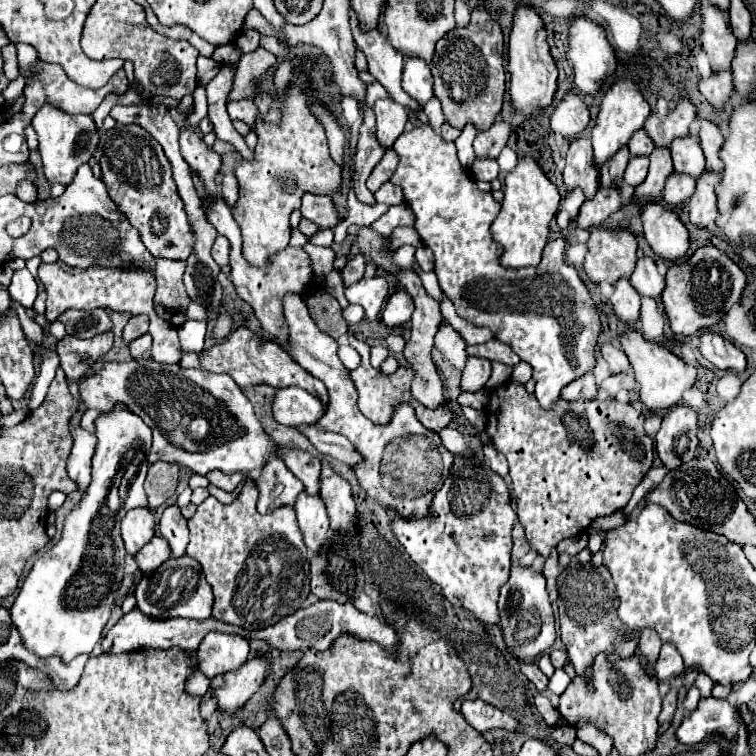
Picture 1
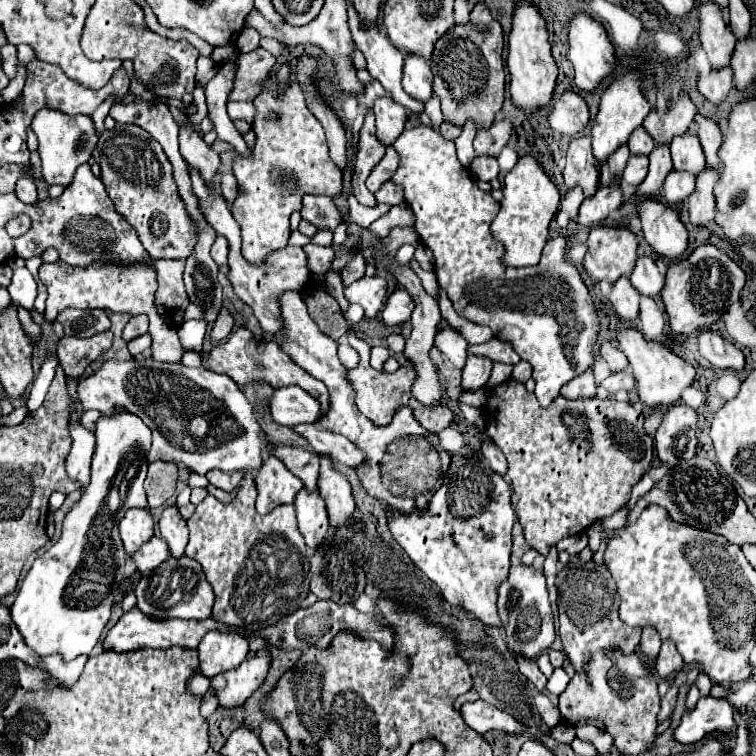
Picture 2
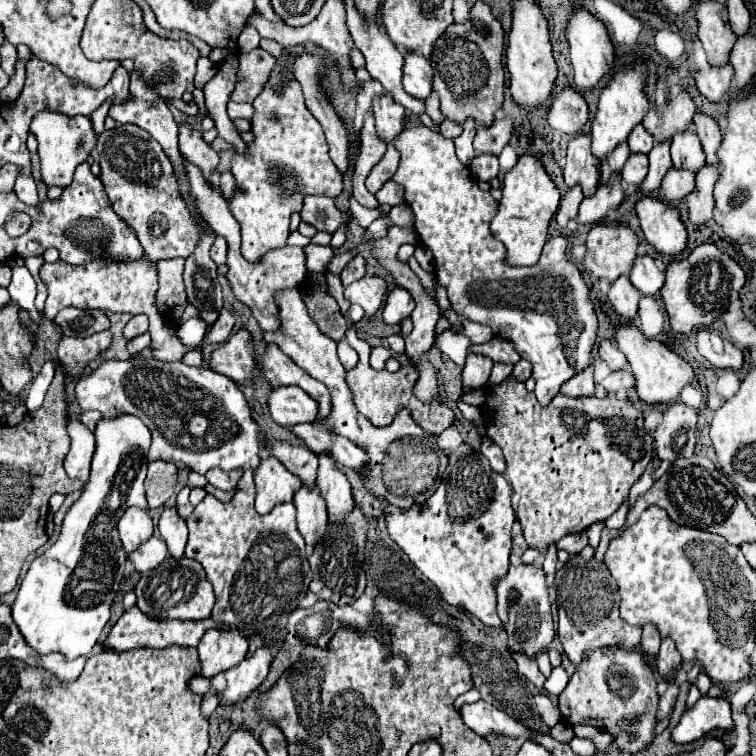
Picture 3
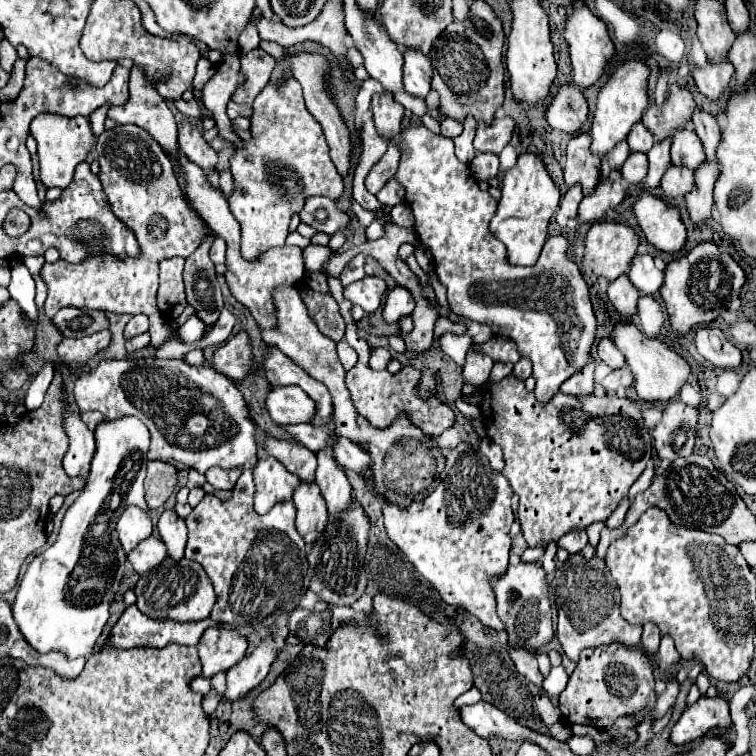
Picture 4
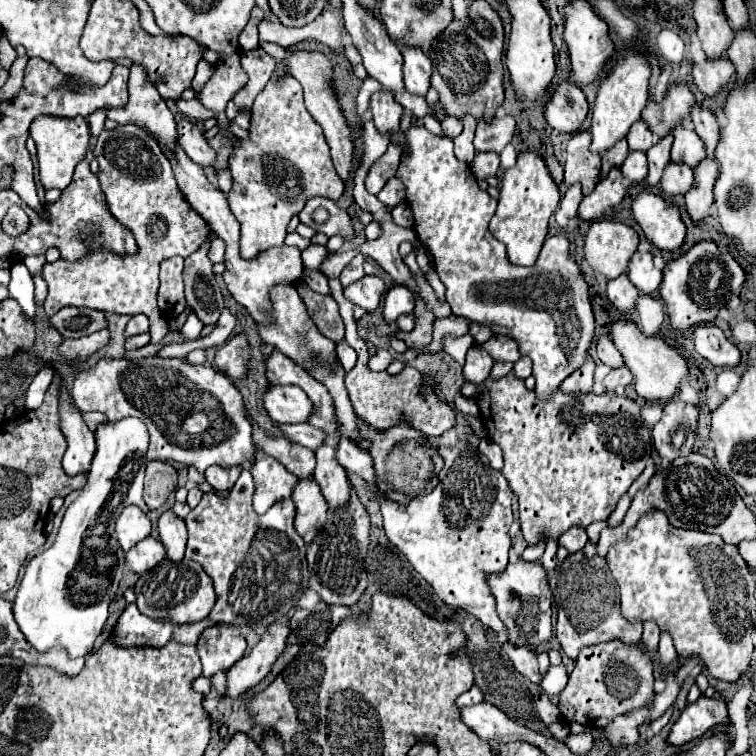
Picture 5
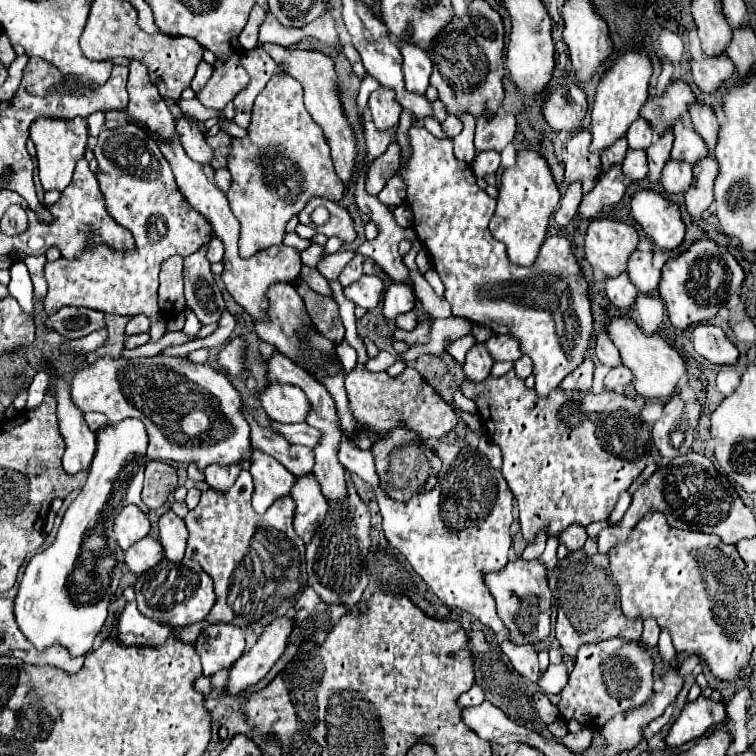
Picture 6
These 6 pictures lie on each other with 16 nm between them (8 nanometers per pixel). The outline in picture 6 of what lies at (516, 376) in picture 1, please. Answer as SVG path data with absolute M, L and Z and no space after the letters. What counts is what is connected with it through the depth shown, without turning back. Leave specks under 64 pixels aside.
M522 356L514 362L514 372L518 378L528 378L532 374L532 360L528 360L528 356Z

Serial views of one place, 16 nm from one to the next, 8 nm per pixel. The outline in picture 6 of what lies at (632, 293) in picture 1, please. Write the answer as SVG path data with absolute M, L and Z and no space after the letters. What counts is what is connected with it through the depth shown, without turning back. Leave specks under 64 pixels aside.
M622 272L618 278L608 278L606 280L606 294L610 298L610 302L622 310L622 312L630 312L636 304L636 296L638 290L636 286L628 280L628 274Z

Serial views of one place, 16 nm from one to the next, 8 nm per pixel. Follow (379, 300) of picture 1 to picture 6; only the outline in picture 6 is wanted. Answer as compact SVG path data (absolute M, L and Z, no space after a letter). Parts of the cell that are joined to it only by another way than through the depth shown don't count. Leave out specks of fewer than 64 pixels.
M362 276L360 280L344 288L344 296L350 298L356 306L362 306L364 310L374 310L382 294L384 294L384 282L378 276Z

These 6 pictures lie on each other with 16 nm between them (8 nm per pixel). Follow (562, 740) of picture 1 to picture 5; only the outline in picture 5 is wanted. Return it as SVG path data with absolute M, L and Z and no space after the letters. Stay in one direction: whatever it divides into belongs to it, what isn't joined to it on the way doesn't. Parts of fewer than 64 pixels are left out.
M558 720L556 724L552 724L548 728L552 732L552 738L556 738L556 740L566 740L570 736L570 726L564 720Z

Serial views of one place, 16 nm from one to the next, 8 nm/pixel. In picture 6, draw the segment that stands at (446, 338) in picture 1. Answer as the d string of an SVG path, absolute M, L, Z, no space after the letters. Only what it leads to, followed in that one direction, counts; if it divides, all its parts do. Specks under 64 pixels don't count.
M462 336L462 338L456 338L456 340L448 340L446 342L446 352L458 362L458 364L464 364L464 356L466 352L476 344L474 336Z

